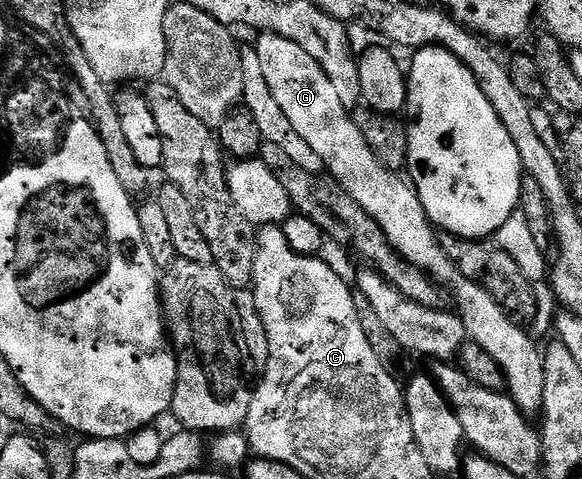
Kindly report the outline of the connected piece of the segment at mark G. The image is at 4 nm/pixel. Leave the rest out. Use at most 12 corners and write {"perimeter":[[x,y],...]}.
{"perimeter":[[262,32],[292,128],[399,258],[454,290],[467,339],[541,415],[543,351],[442,250],[418,193],[360,136],[324,68]]}

